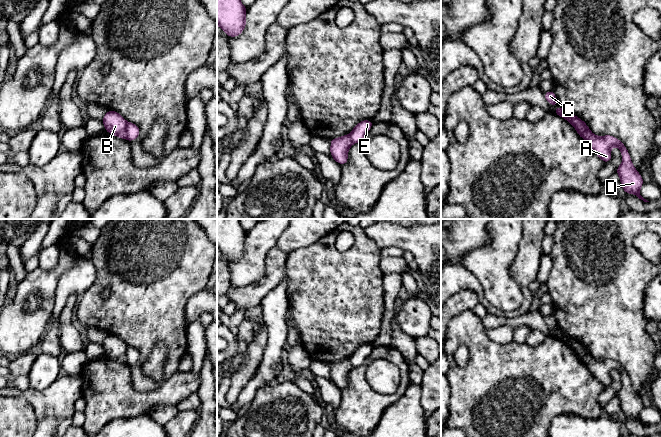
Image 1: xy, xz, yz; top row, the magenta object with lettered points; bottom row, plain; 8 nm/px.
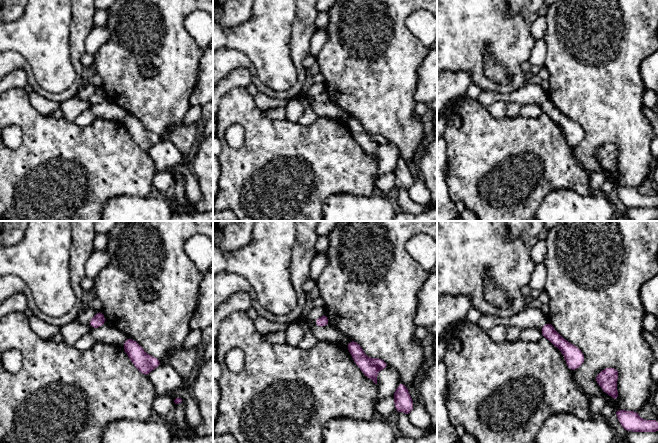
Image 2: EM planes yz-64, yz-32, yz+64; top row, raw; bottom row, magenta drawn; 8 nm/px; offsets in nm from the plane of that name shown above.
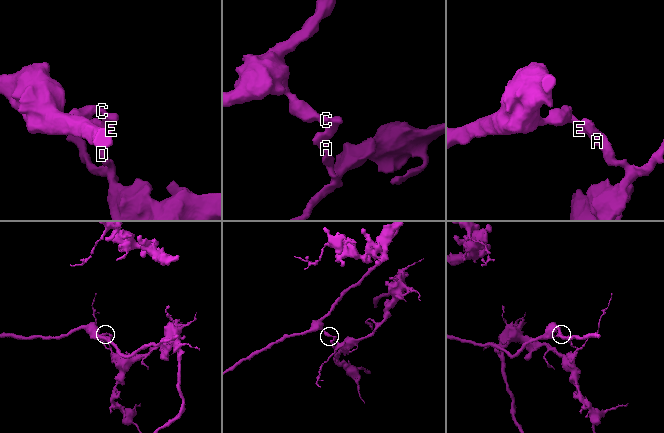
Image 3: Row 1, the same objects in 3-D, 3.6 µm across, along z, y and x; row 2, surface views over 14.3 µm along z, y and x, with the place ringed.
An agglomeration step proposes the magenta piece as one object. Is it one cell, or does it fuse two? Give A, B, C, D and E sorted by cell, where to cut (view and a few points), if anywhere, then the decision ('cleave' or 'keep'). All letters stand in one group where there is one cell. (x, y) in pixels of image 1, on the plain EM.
A B D / C E | yz (581, 344), (584, 348), (584, 362) | cleave

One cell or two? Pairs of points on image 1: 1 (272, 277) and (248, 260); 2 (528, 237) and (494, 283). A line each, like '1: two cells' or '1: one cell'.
1: two cells
2: two cells

